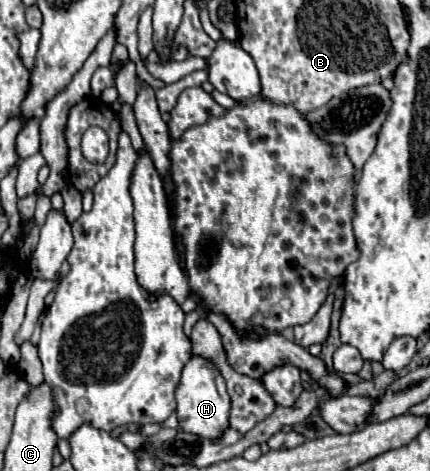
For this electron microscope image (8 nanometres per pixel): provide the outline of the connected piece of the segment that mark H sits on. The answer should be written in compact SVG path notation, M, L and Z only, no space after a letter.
M194 356L188 360L188 364L182 370L180 386L176 390L176 402L178 402L178 408L176 408L178 422L184 432L190 432L214 442L222 438L224 430L228 428L230 396L226 394L226 384L222 382L222 376L218 374L218 370L214 370L214 366L210 366L210 362Z

